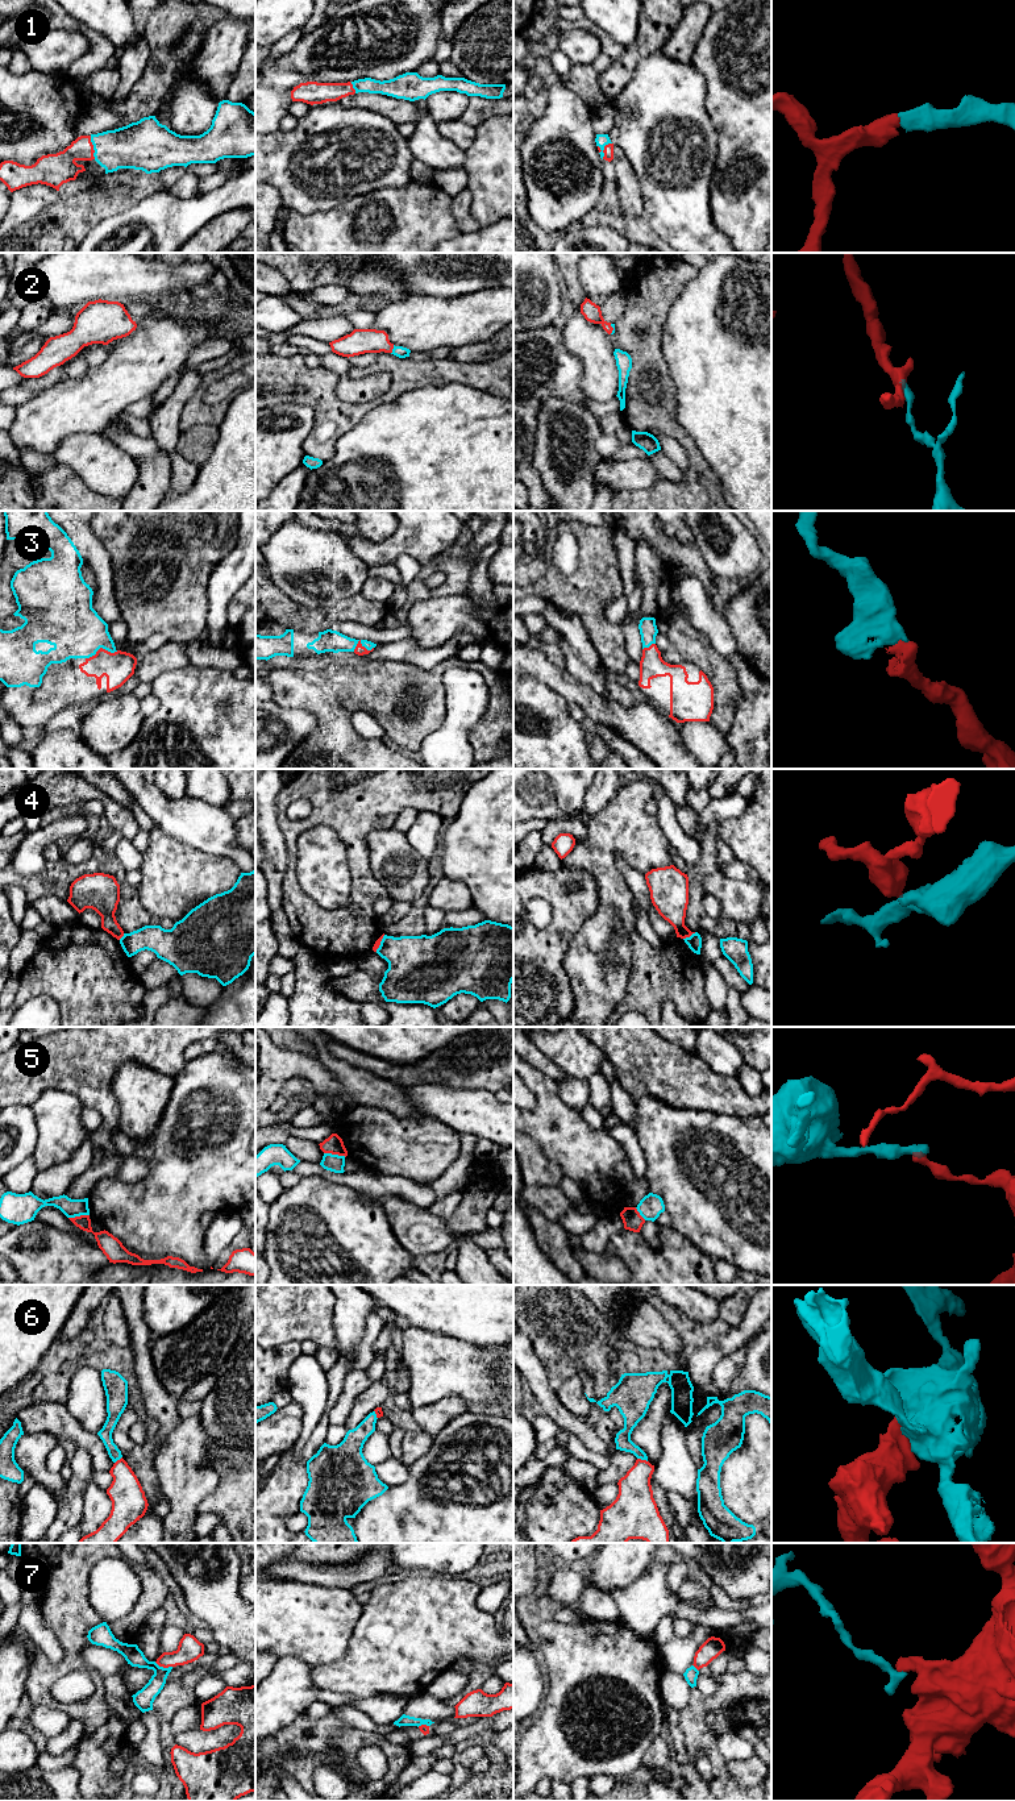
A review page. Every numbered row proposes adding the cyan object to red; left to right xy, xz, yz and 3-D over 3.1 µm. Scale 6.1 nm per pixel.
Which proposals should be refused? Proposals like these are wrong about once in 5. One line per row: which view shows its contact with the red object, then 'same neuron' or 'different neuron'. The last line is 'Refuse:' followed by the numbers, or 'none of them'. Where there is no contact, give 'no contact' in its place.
1: meets red in yz; same neuron
2: meets red in xz; same neuron
3: meets red in xy; same neuron
4: meets red in yz; different neuron
5: meets red in xz; different neuron
6: meets red in yz; different neuron
7: meets red in xy; different neuron
Refuse: 4, 5, 6, 7

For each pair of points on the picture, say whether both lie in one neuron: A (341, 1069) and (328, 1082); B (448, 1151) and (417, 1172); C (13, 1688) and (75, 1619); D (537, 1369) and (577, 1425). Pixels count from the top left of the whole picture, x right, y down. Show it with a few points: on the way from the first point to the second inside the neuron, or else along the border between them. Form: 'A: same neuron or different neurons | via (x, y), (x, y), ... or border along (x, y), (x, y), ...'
A: different neurons | border along (312, 1053), (353, 1099)
B: same neuron | via (440, 1151), (425, 1164)
C: different neurons | border along (34, 1647), (30, 1655), (30, 1670), (24, 1692)
D: same neuron | via (539, 1384), (549, 1402), (562, 1415)

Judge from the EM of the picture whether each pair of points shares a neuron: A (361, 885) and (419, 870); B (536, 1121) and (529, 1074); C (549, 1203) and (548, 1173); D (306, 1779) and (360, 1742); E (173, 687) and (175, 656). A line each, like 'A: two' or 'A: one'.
A: two
B: one
C: two
D: one
E: two

